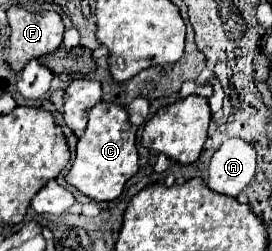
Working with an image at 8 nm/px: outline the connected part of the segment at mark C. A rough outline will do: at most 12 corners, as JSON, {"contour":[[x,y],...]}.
{"contour":[[100,101],[66,183],[116,199],[138,171],[122,105]]}

